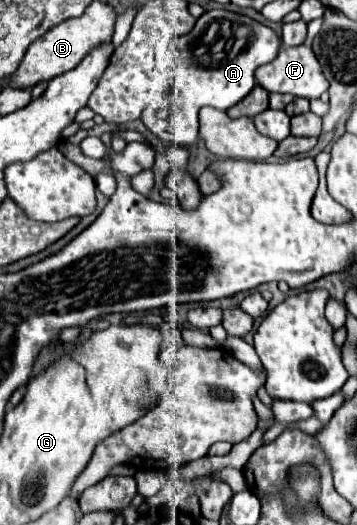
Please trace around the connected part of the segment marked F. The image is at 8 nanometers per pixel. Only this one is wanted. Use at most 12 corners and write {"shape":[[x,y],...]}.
{"shape":[[307,46],[255,72],[267,92],[319,98],[329,82]]}

